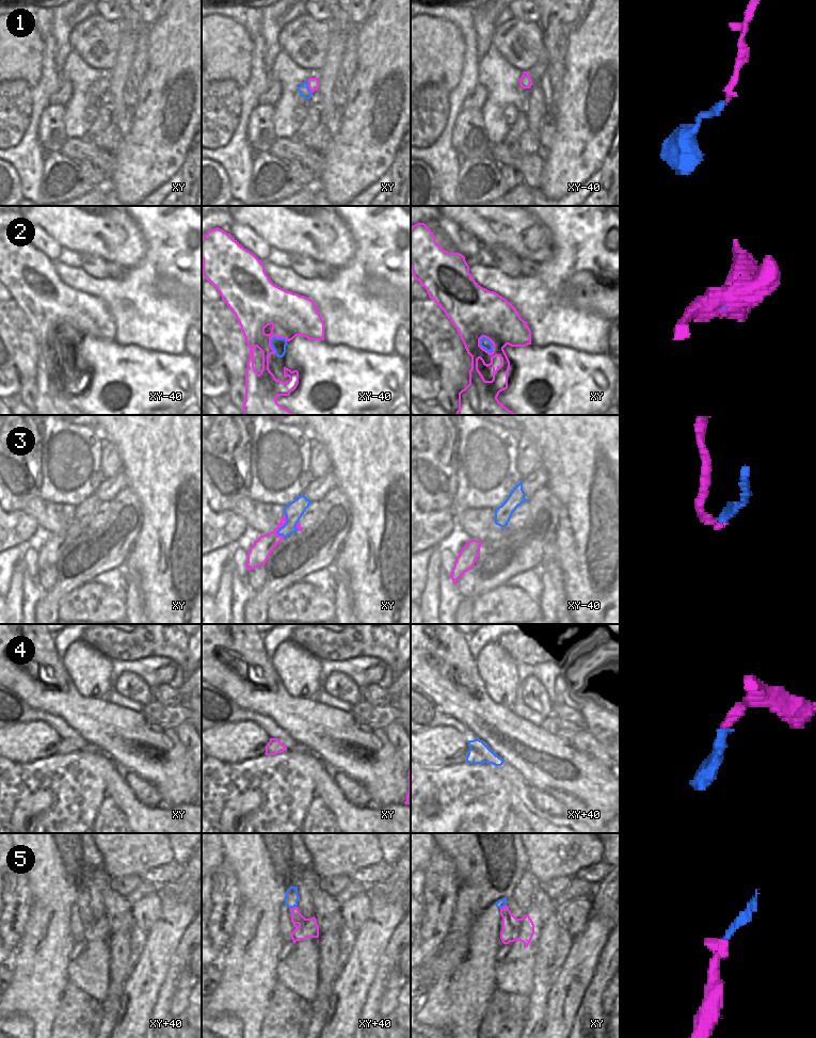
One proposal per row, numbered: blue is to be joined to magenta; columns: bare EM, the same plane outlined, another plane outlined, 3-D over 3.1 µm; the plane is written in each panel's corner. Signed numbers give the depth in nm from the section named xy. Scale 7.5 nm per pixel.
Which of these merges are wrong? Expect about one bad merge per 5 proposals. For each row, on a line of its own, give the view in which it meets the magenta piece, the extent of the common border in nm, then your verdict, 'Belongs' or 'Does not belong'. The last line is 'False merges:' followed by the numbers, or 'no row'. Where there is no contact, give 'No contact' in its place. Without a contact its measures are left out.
1: Touches magenta in xy. Shared border 110 nm. Belongs
2: Touches magenta in xy. Shared border 150 nm. Belongs
3: Touches magenta in xy. Shared border 180 nm. Belongs
4: No contact. Belongs
5: Touches magenta in xy. Shared border 50 nm. Belongs
False merges: no row.

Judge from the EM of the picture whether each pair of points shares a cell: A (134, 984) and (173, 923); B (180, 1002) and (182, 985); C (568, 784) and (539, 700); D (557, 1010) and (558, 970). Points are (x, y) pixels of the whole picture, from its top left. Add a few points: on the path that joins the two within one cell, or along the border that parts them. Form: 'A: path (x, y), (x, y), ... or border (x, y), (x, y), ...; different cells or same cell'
A: path (149, 969), (161, 938); same cell
B: path (180, 997), (181, 989); same cell
C: border (522, 702), (544, 714), (548, 714), (553, 709); different cells
D: path (557, 1001), (558, 979); same cell

